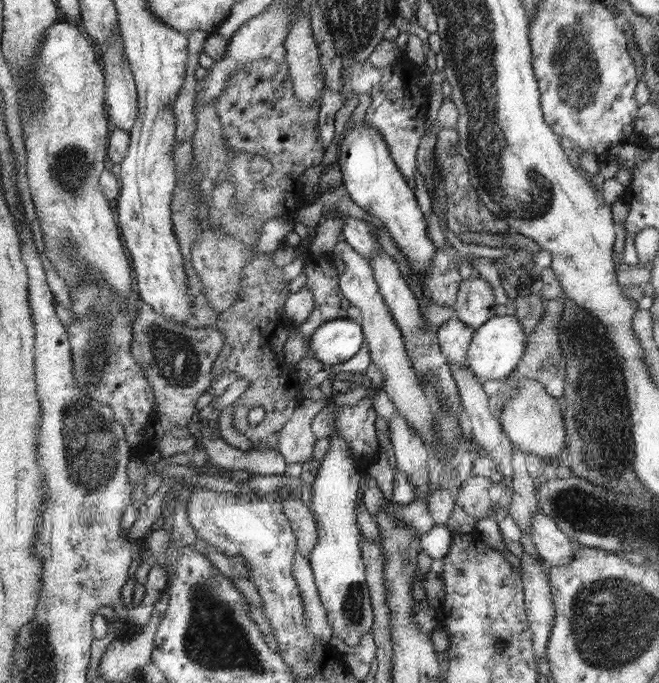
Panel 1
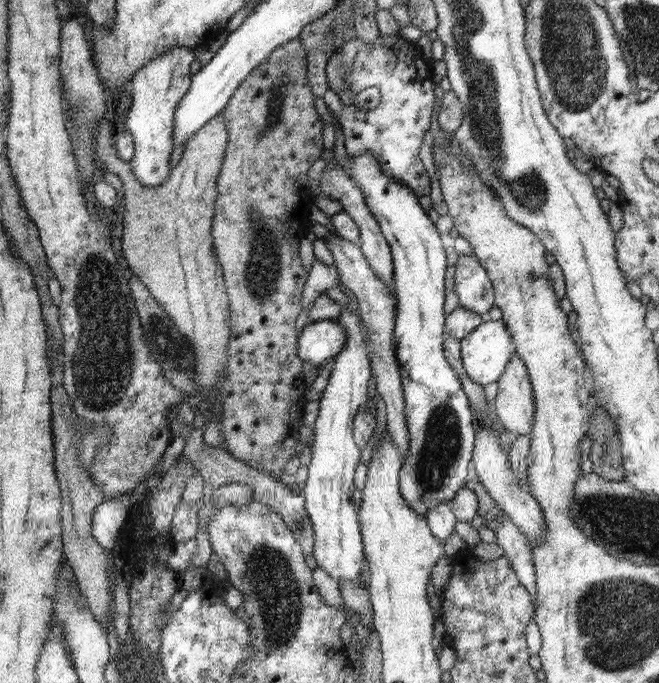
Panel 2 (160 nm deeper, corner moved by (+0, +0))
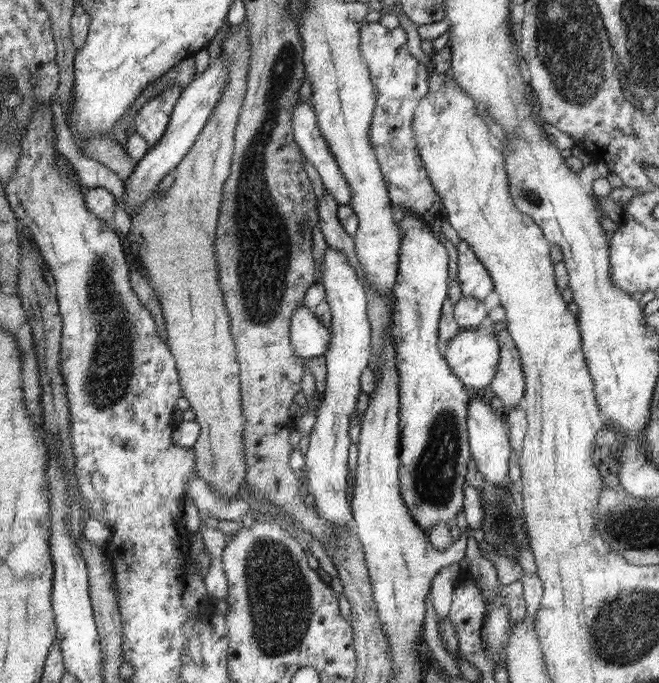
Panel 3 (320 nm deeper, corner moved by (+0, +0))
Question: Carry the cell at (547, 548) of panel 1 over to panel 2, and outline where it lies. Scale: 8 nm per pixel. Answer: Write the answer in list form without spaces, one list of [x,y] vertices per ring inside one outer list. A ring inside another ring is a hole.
[[[479,424],[477,444],[474,447],[473,475],[479,478],[489,495],[496,501],[496,505],[516,523],[516,526],[519,526],[519,529],[529,538],[530,544],[534,546],[545,535],[542,507],[538,505],[536,499],[529,493],[527,487],[521,488],[518,486],[518,478],[511,470],[509,456],[500,445],[498,434],[499,429]]]

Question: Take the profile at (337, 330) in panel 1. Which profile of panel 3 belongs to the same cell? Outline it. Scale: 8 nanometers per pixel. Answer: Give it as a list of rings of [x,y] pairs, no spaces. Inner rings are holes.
[[[305,305],[298,306],[298,310],[294,311],[289,324],[289,336],[297,356],[306,360],[325,356],[332,339],[328,325]]]

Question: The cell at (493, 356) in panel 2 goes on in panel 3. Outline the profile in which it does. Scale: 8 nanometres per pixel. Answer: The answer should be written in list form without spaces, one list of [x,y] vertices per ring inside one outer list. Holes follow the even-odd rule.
[[[487,322],[473,329],[459,327],[459,331],[450,337],[445,350],[442,351],[444,357],[446,357],[446,363],[454,374],[461,378],[465,386],[478,393],[485,394],[498,372],[498,362],[501,359],[500,348],[501,345],[498,344],[492,323]]]

